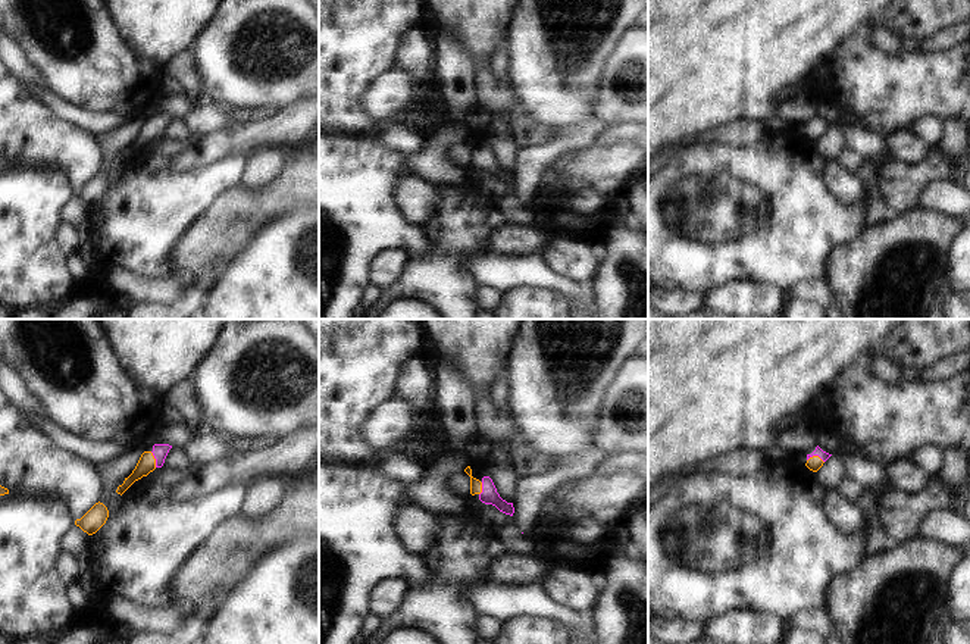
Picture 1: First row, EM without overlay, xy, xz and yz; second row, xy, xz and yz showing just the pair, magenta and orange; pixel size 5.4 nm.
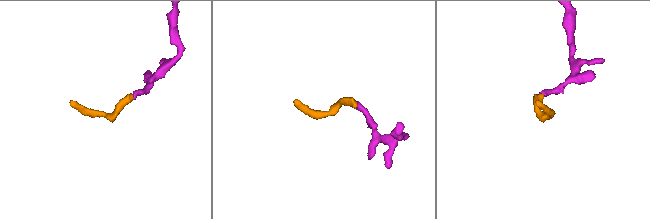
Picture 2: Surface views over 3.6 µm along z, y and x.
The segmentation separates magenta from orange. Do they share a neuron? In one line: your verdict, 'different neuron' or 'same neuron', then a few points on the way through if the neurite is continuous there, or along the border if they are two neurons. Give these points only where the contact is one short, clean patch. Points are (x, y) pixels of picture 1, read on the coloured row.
same neuron | across yz (817, 452), (816, 455), (813, 463)

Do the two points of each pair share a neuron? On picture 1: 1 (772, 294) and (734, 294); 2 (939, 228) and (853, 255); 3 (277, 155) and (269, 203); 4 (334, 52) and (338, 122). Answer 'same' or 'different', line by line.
1: same
2: same
3: different
4: same

